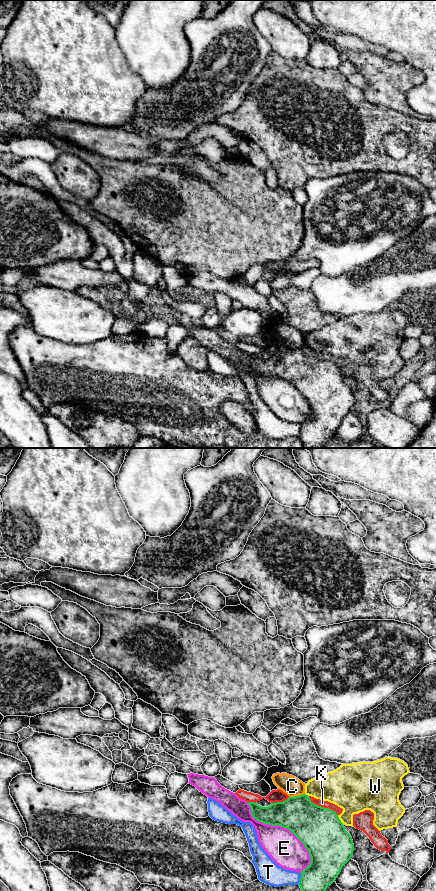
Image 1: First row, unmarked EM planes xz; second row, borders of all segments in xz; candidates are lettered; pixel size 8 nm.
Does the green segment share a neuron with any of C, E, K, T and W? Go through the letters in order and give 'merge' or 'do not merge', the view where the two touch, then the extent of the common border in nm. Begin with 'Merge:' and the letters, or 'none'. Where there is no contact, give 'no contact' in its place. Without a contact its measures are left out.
Merge: none
C: do not merge; contact in xz; length 130 nm
E: do not merge; contact in xz; length 700 nm
K: do not merge; contact in xz; length 280 nm
T: do not merge; contact in xz; length 100 nm
W: do not merge; contact in xz; length 90 nm

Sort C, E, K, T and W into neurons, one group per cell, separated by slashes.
C / E / K / T / W

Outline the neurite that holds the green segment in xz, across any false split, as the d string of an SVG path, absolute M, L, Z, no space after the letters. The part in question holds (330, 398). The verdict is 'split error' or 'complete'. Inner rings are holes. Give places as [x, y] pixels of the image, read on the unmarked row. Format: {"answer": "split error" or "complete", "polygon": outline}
{"answer": "complete", "polygon": "M306 346L268 359L247 355L254 371L287 380L304 396L311 414L301 423L299 438L303 448L324 448L354 403L352 389L337 365L312 355Z"}

